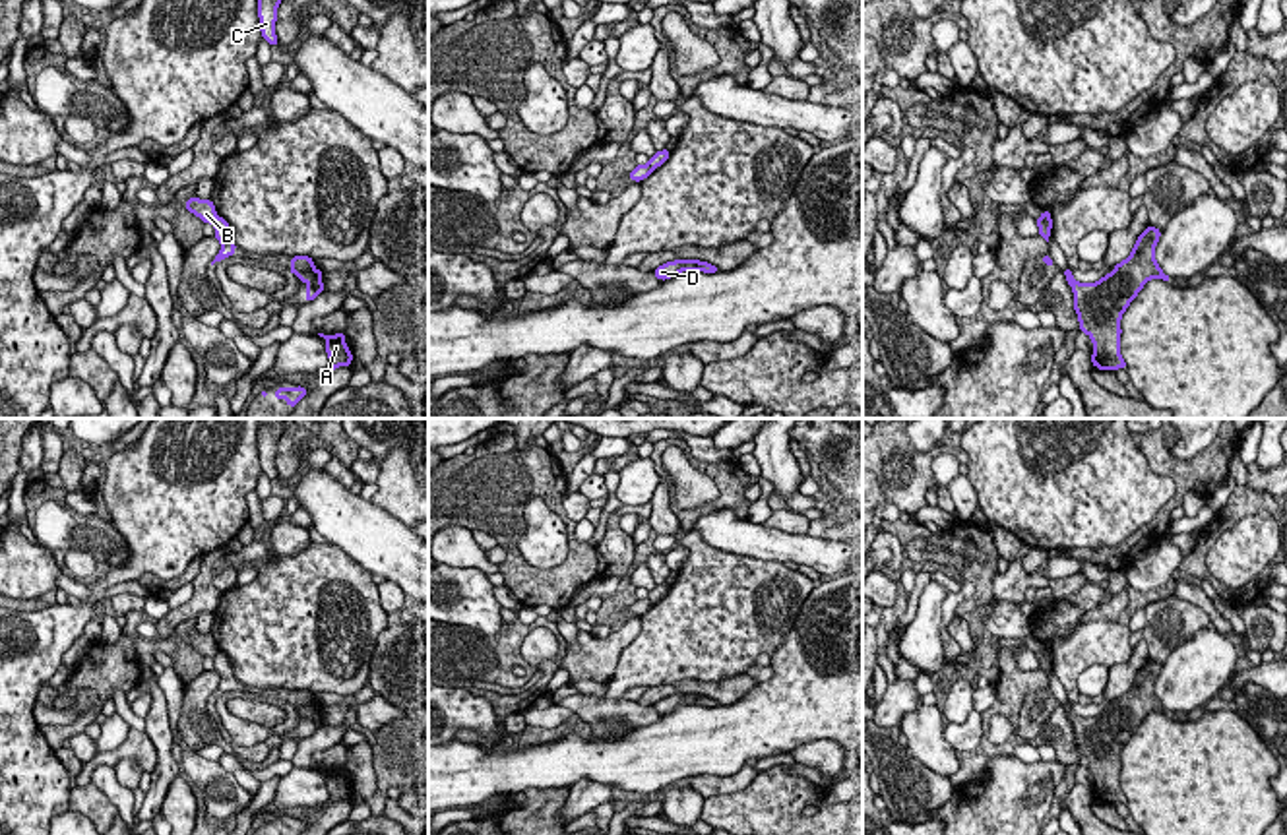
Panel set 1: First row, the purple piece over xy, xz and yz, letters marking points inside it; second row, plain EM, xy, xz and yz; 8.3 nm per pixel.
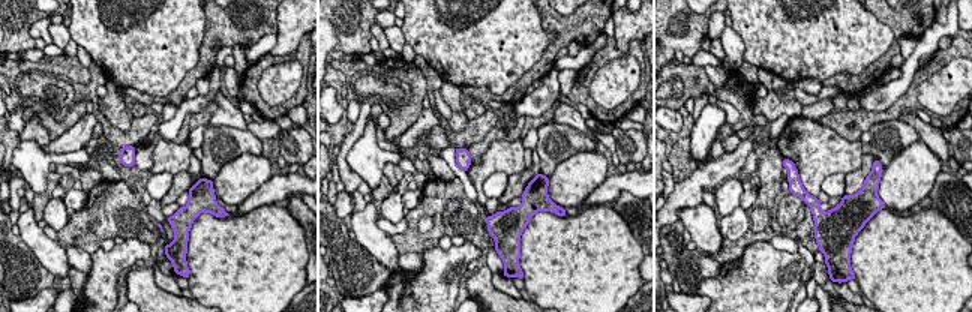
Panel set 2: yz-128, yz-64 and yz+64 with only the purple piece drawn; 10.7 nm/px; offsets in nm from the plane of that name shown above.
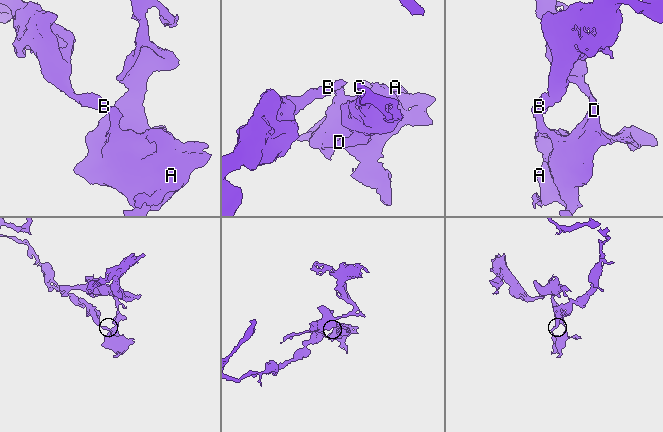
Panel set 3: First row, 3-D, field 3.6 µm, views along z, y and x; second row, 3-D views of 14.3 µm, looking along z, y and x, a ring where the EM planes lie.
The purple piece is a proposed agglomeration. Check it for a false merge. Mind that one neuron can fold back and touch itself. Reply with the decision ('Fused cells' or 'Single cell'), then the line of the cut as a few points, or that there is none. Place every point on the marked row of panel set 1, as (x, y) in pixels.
Fused cells. Split along xy (218, 216), (214, 225)

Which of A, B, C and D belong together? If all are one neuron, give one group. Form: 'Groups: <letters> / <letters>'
Groups: A C D / B

